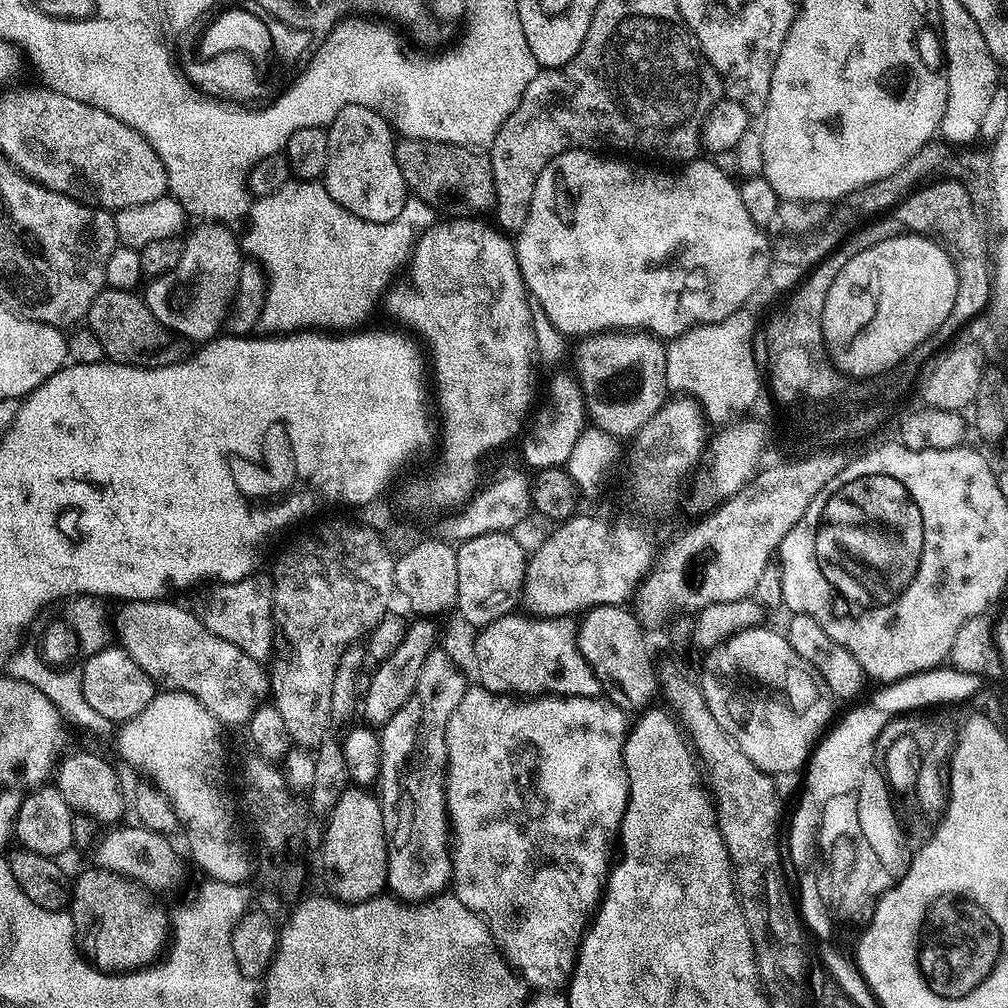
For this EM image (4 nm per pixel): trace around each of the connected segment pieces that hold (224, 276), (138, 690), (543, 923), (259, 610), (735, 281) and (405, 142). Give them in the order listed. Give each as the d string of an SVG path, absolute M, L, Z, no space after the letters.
M219 225L200 226L185 239L182 258L174 275L157 277L149 283L142 299L162 328L194 340L196 344L219 335L235 301L244 267L239 239L230 232L233 231Z
M107 646L87 657L83 663L84 668L79 669L82 694L86 694L86 702L102 714L105 722L132 720L156 697L157 685L121 646Z
M472 686L465 692L462 702L450 714L450 722L446 726L446 746L448 747L448 817L450 819L450 832L454 837L454 849L452 851L452 881L454 883L454 895L457 900L474 914L478 914L486 922L490 934L496 939L497 946L503 952L505 960L512 965L519 973L520 979L524 981L532 990L541 992L554 992L563 989L571 981L572 971L576 968L576 958L580 955L580 942L584 939L584 934L588 930L588 925L604 895L604 886L608 882L610 865L614 860L614 845L618 840L620 823L624 817L624 811L628 805L628 775L624 769L624 739L628 736L630 720L627 720L625 709L620 708L617 704L612 703L607 698L600 696L562 696L553 698L534 698L525 702L519 702L507 698L505 695L495 692L487 692L482 687Z
M261 574L247 576L244 580L217 583L208 596L208 605L202 611L206 627L218 638L233 643L243 654L259 662L264 662L273 655L272 636L274 640L274 621L272 619L272 586L273 581Z
M572 148L569 152L558 154L554 159L546 165L542 170L542 174L538 174L538 182L534 186L534 198L530 198L530 210L526 214L526 222L522 226L522 230L515 237L514 247L516 250L516 261L520 267L520 273L524 279L524 286L528 289L531 299L535 301L539 308L546 310L546 318L550 318L550 322L556 327L556 330L564 335L565 338L589 338L597 334L607 333L609 330L639 330L641 333L647 334L653 338L659 338L661 341L669 342L675 340L677 336L682 335L689 328L696 325L721 323L724 319L729 318L735 311L743 309L748 304L747 300L755 294L760 288L760 283L769 279L769 272L774 265L774 257L772 258L772 244L768 241L768 236L763 227L754 222L754 218L750 218L750 213L746 211L746 202L742 202L742 194L739 187L719 168L716 164L711 164L705 158L697 158L681 167L679 170L664 170L668 172L647 172L644 168L635 168L632 164L623 164L623 159L612 158L616 160L603 160L600 154L592 150L583 148Z
M400 138L396 140L396 161L398 162L398 170L402 174L407 191L413 197L424 200L426 203L432 205L434 209L441 210L445 208L446 211L452 212L448 214L484 214L484 212L493 207L496 202L496 195L494 194L494 178L492 177L492 162L487 155L481 154L479 151L473 150L471 147L463 144L443 144L442 142L434 142L433 140L410 140L407 138Z

